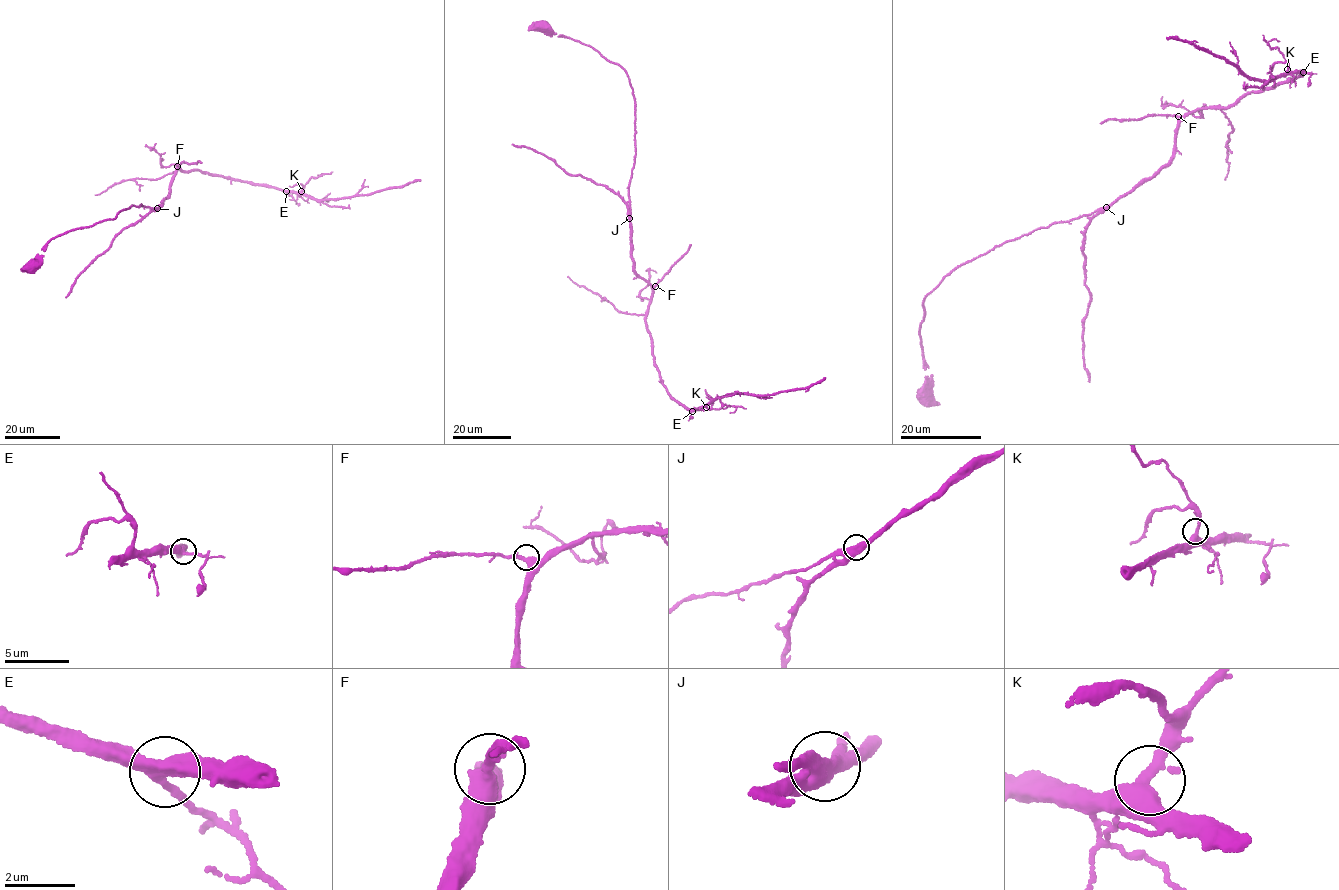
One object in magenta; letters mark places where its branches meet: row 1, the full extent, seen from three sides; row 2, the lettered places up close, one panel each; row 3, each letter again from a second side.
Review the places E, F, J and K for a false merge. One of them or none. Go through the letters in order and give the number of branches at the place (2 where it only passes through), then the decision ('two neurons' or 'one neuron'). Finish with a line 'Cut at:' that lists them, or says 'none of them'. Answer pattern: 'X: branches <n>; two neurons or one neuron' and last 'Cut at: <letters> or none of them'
E: branches 3; one neuron
F: branches 2; one neuron
J: branches 2; one neuron
K: branches 2; one neuron
Cut at: none of them

